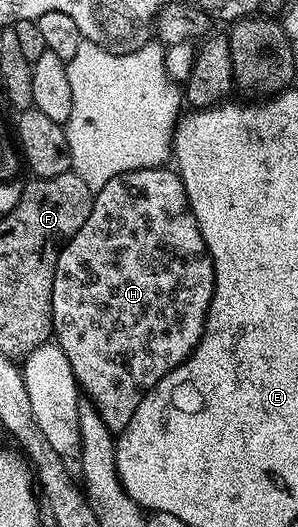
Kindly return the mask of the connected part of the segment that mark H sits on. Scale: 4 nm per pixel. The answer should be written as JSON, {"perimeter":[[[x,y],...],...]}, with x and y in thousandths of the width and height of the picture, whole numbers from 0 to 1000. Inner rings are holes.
{"perimeter":[[[520,315],[450,326],[409,326],[409,334],[383,334],[369,349],[319,362],[309,400],[302,410],[289,410],[289,425],[275,425],[255,446],[215,461],[195,486],[174,556],[174,630],[188,655],[208,660],[221,683],[235,683],[235,698],[255,715],[258,734],[292,753],[295,748],[309,753],[299,755],[305,769],[319,770],[366,816],[413,820],[463,774],[477,744],[507,740],[517,729],[530,729],[530,721],[544,721],[544,713],[557,713],[584,696],[611,691],[644,674],[644,662],[658,658],[685,628],[685,609],[698,598],[711,556],[721,552],[711,490],[698,484],[698,472],[678,455],[678,440],[664,433],[664,417],[651,417],[617,351],[587,321]]]}

